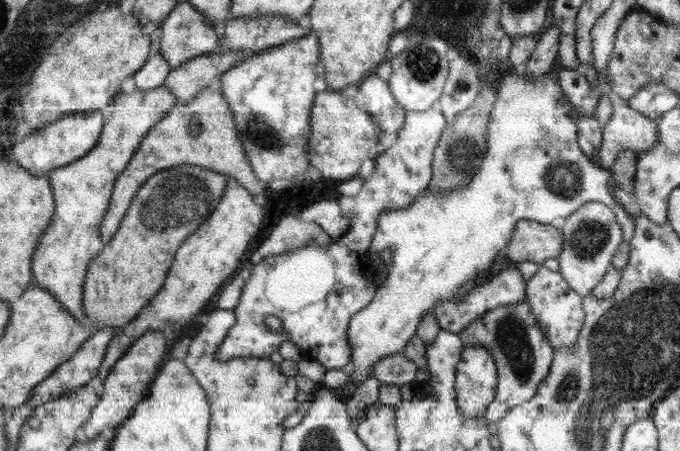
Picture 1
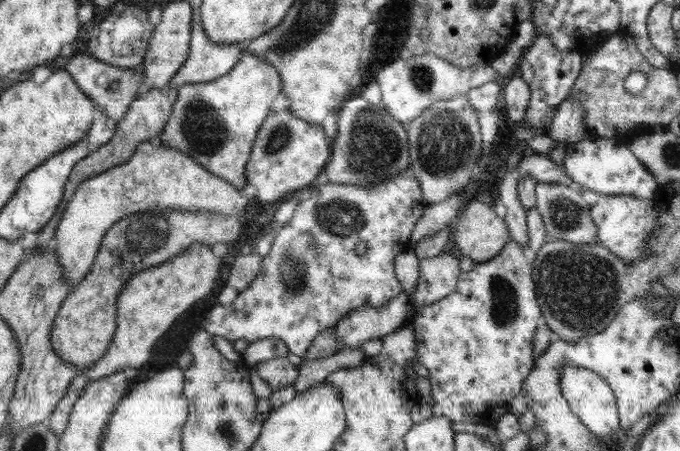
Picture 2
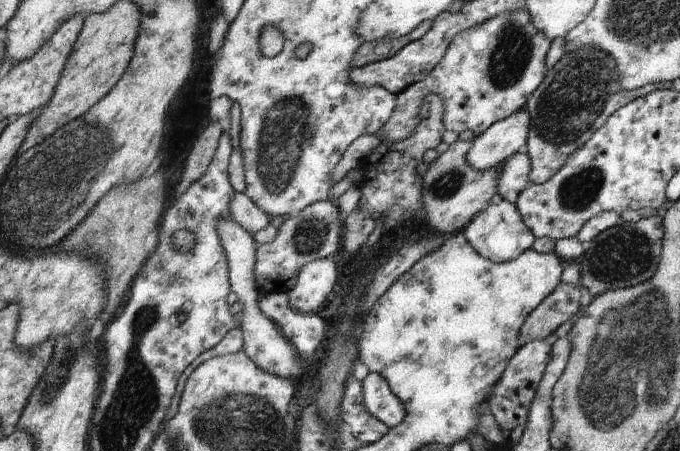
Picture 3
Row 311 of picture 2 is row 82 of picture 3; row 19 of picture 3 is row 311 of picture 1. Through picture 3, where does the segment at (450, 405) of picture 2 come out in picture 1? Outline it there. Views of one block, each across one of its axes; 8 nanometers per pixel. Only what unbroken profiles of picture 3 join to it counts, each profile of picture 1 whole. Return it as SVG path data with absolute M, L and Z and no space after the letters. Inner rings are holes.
M526 300L518 305L502 306L486 312L482 318L470 322L464 330L460 330L458 335L463 347L480 343L496 360L498 384L496 396L483 415L486 424L496 424L508 414L512 406L534 398L538 384L542 384L550 372L550 364L553 364L553 348L538 328L538 320L534 318Z

